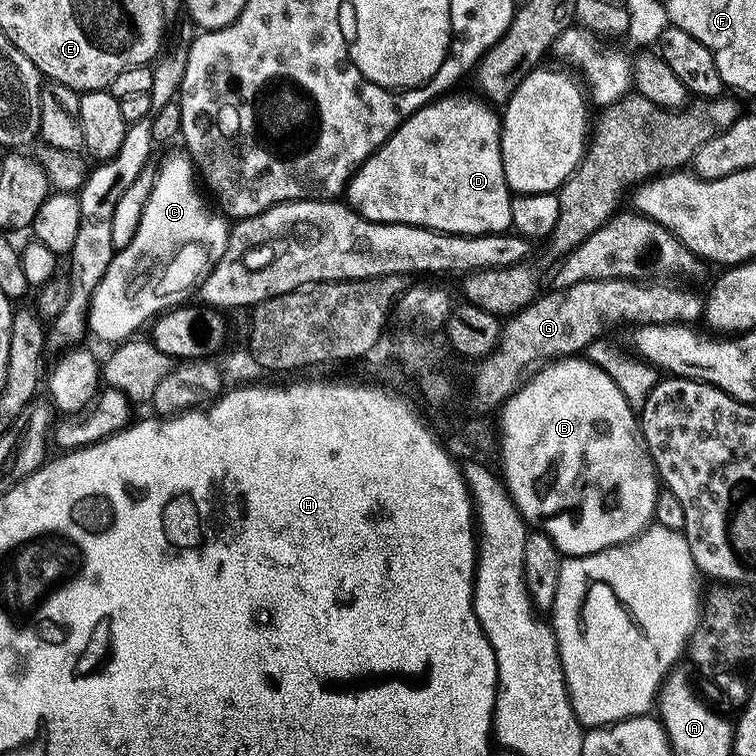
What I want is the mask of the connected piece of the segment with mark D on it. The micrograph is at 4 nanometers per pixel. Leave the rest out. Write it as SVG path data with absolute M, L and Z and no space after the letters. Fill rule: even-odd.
M448 94L443 98L433 99L431 101L433 104L428 104L425 108L417 107L412 115L407 117L396 129L395 134L362 167L356 169L352 181L348 183L346 200L360 215L366 217L370 222L379 224L405 224L410 227L428 228L430 231L458 236L494 236L507 233L513 227L512 201L514 196L506 182L504 159L500 149L501 113L487 99L475 100L472 96L456 95Z

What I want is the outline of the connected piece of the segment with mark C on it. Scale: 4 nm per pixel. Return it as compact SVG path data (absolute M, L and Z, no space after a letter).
M183 151L176 152L173 156L168 156L164 160L164 165L158 168L158 175L156 177L156 184L152 188L152 196L146 202L146 210L140 219L140 229L134 234L134 238L130 242L130 246L119 249L116 257L112 260L112 265L106 270L106 278L98 286L98 290L92 296L92 303L88 306L88 331L93 337L97 336L100 340L105 340L111 346L119 346L126 340L133 339L137 335L136 332L144 323L155 321L157 317L165 312L171 312L172 309L178 308L189 303L188 295L195 293L197 289L203 285L204 281L208 279L209 274L218 266L218 262L222 262L222 258L228 249L228 241L230 239L230 220L227 215L221 214L215 207L208 208L208 204L204 201L205 193L202 191L201 185L198 183L198 169L192 162L192 157L185 154Z

